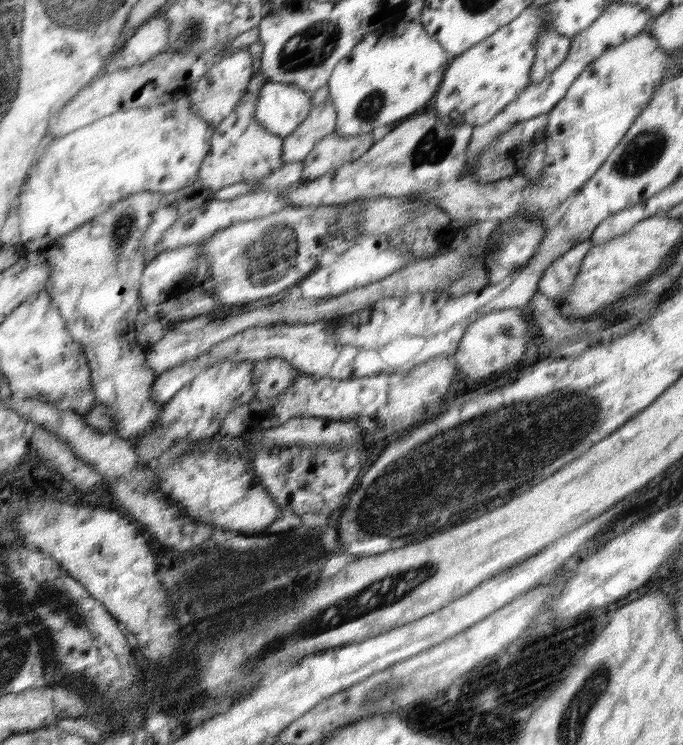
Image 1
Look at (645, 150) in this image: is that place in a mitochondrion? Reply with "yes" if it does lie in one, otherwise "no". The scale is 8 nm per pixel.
yes

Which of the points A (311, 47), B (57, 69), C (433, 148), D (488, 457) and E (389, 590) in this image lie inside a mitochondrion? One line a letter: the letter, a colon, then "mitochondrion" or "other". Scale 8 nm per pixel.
A: mitochondrion
B: other
C: mitochondrion
D: mitochondrion
E: mitochondrion

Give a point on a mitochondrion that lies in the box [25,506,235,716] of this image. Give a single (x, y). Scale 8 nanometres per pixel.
(55, 600)

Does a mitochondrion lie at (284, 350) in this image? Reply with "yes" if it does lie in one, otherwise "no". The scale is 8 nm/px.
no

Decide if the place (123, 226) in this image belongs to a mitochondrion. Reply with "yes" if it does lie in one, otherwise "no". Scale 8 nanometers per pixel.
yes

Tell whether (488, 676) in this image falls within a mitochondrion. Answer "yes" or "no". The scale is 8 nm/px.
no

